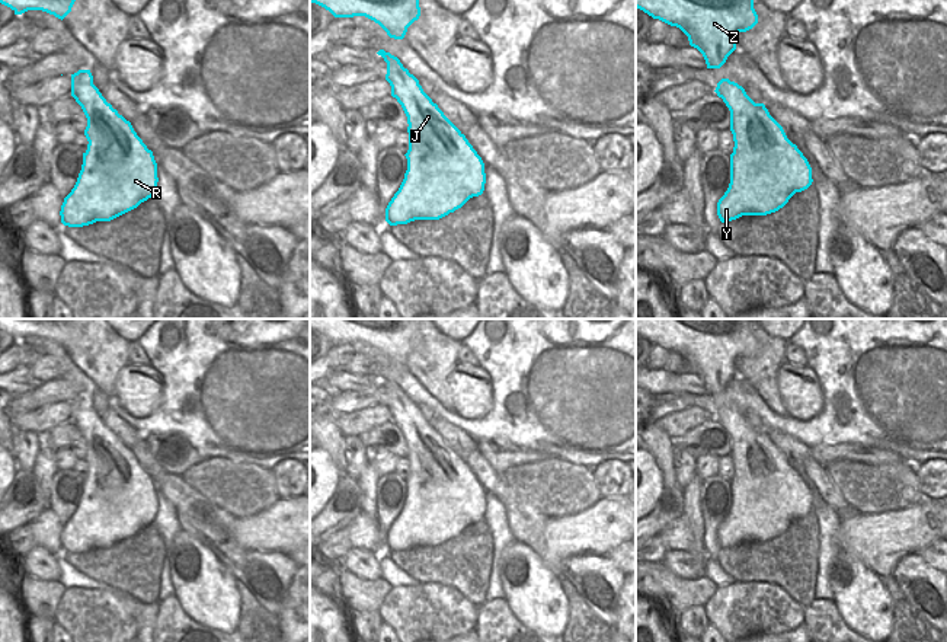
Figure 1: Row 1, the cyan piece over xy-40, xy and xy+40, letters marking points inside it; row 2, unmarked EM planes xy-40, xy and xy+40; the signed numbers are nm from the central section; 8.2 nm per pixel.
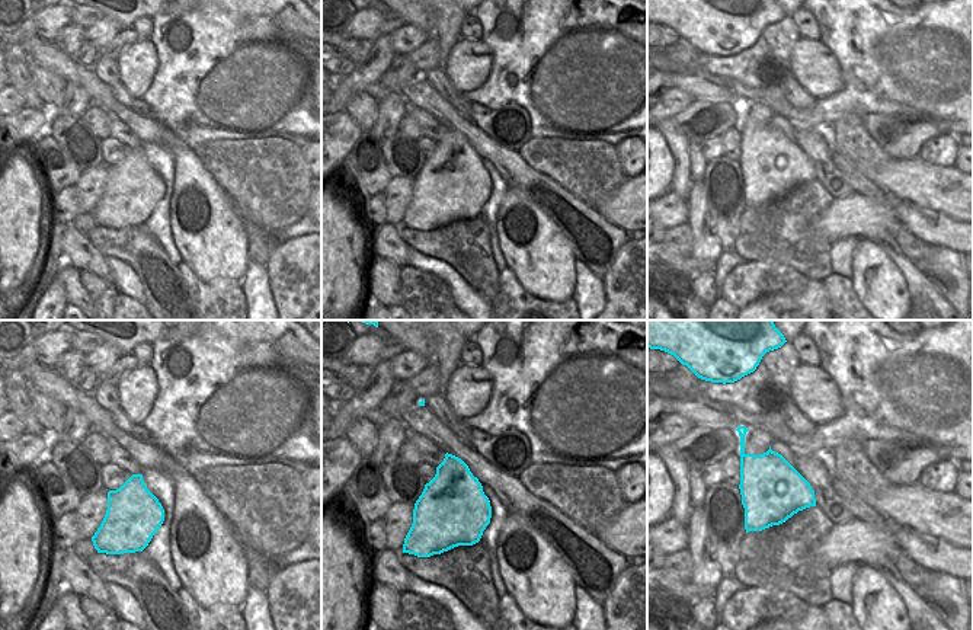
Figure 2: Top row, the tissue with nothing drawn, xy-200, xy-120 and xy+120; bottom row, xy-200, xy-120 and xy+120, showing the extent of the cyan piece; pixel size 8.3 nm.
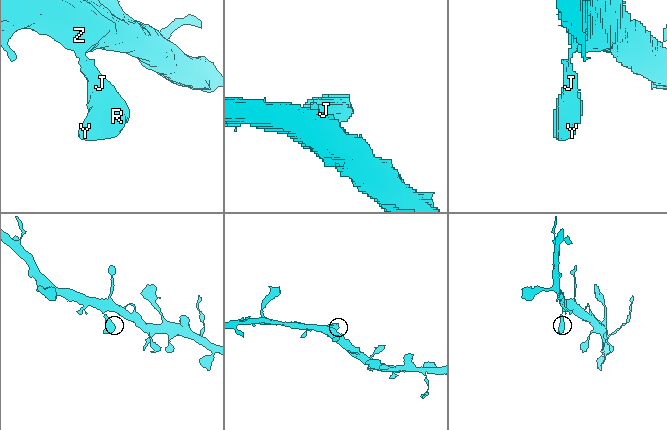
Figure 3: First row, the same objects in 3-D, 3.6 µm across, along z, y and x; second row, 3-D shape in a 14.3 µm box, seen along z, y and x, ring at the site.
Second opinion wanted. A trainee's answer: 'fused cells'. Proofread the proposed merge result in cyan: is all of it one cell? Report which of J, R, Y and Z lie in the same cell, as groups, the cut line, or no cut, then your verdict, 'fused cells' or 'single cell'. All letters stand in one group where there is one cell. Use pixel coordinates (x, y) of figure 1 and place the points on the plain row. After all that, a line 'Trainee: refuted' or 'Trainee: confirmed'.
groups J R Y Z; cut none; single cell
Trainee: refuted

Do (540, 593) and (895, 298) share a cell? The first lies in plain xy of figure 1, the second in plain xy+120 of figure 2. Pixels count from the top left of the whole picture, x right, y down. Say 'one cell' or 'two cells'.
one cell

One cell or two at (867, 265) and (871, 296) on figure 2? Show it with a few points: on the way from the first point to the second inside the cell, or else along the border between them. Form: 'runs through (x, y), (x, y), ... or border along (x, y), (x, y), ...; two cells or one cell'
runs through (863, 272), (863, 280), (871, 288); one cell

